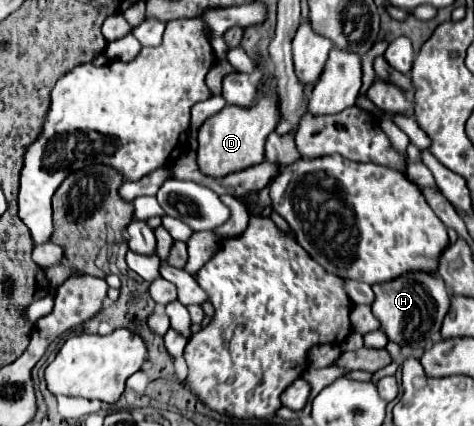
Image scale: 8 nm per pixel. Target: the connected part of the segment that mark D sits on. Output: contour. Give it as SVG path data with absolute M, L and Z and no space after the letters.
M273 75L269 77L271 91L257 93L257 99L251 107L227 105L213 117L209 117L199 129L199 149L197 149L197 165L205 175L223 177L231 171L241 171L251 165L259 165L265 159L265 143L271 131L275 131L279 123L279 99L273 91Z

